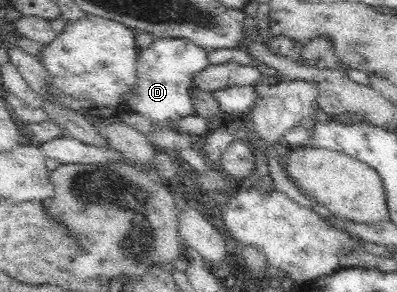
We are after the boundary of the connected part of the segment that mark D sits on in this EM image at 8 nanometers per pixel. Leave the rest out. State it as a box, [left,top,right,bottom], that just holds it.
[126,38,209,126]

